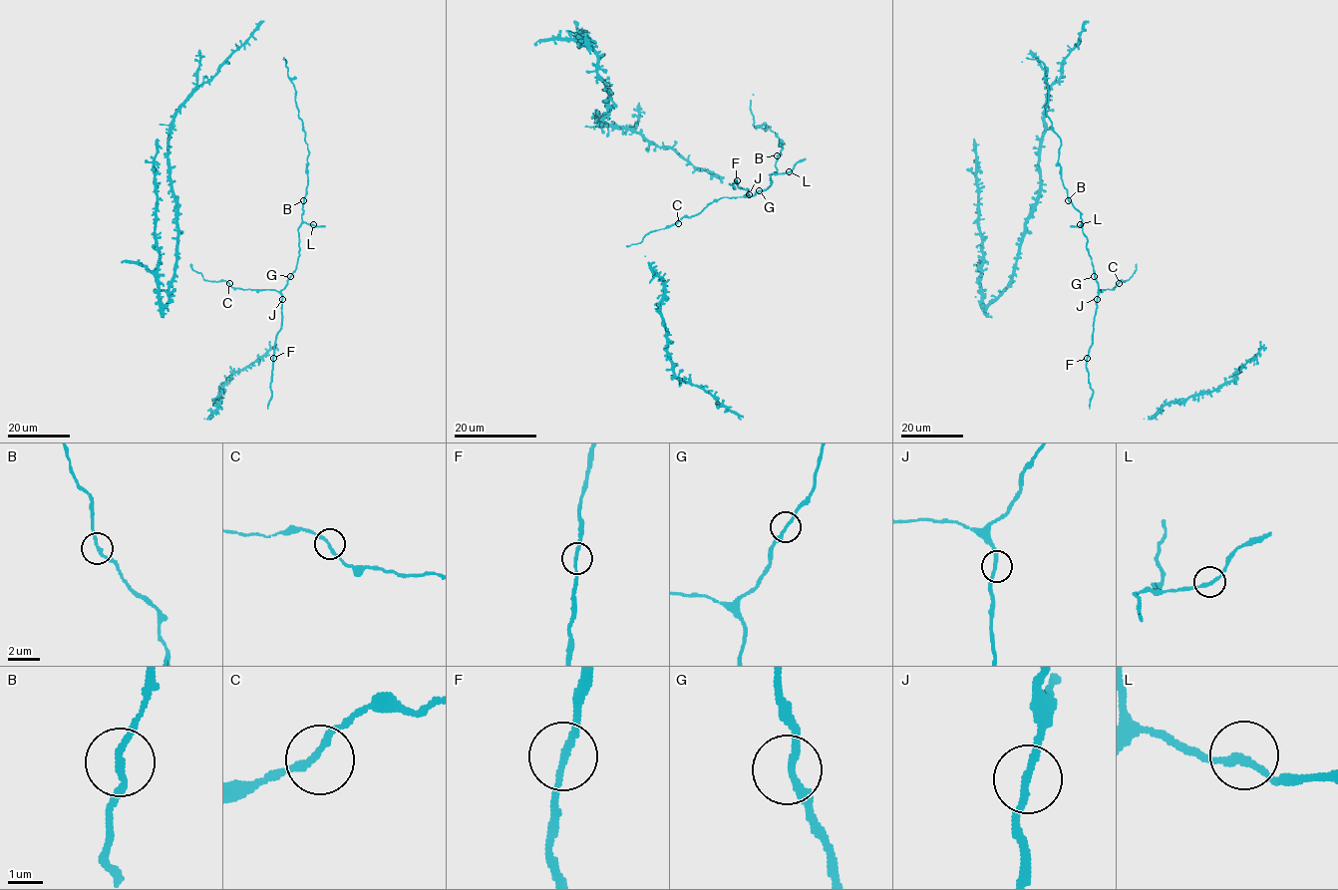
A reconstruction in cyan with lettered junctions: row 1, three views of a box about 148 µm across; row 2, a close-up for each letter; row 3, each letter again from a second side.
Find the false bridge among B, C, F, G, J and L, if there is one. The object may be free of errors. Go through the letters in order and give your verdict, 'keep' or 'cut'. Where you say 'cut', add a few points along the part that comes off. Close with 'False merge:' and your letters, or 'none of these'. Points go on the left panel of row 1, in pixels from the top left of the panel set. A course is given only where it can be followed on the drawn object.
B: keep
C: keep
F: keep
G: keep
J: keep
L: keep
False merge: none of these

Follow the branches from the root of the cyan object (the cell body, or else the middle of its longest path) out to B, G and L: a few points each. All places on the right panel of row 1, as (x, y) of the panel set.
B: (1047, 105), (1051, 129), (1061, 140), (1057, 163), (1068, 200)
G: (1047, 105), (1051, 129), (1061, 140), (1057, 163), (1061, 180), (1068, 200), (1080, 212), (1094, 276)
L: (1047, 105), (1051, 129), (1061, 140), (1057, 163), (1061, 180), (1068, 200), (1080, 212), (1080, 224)

